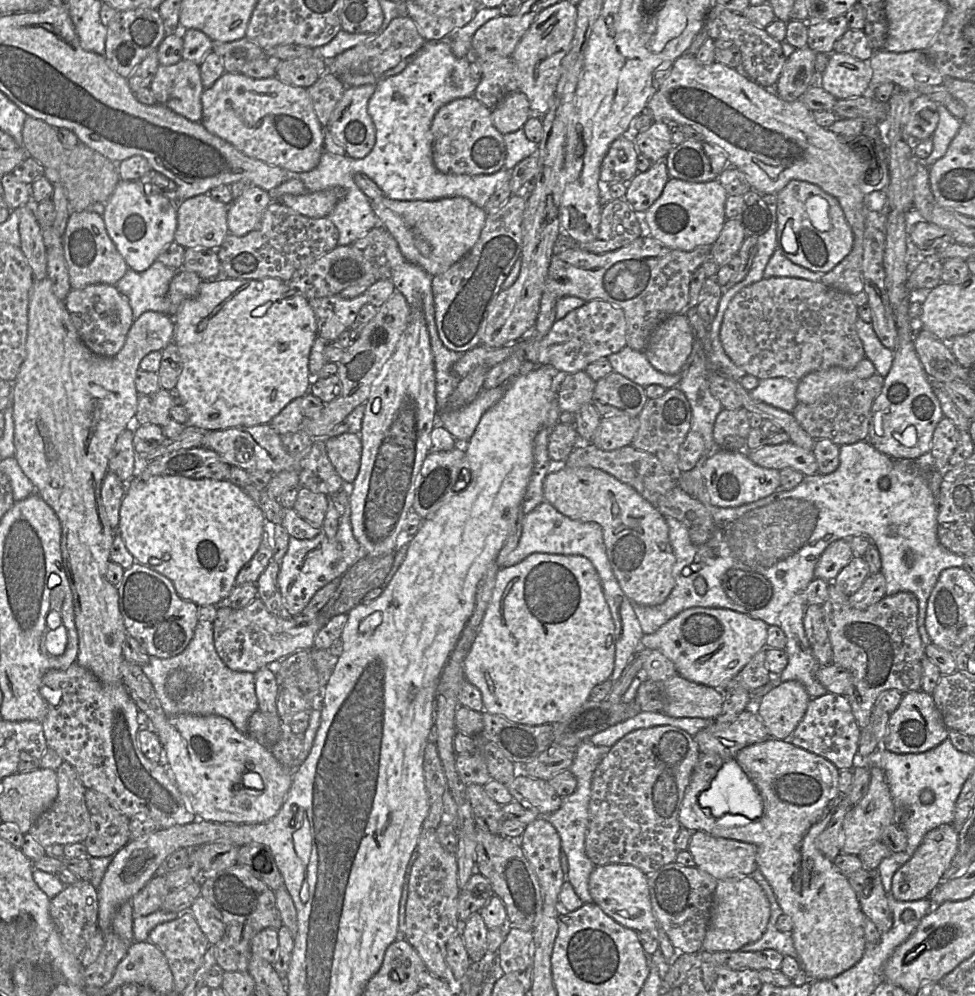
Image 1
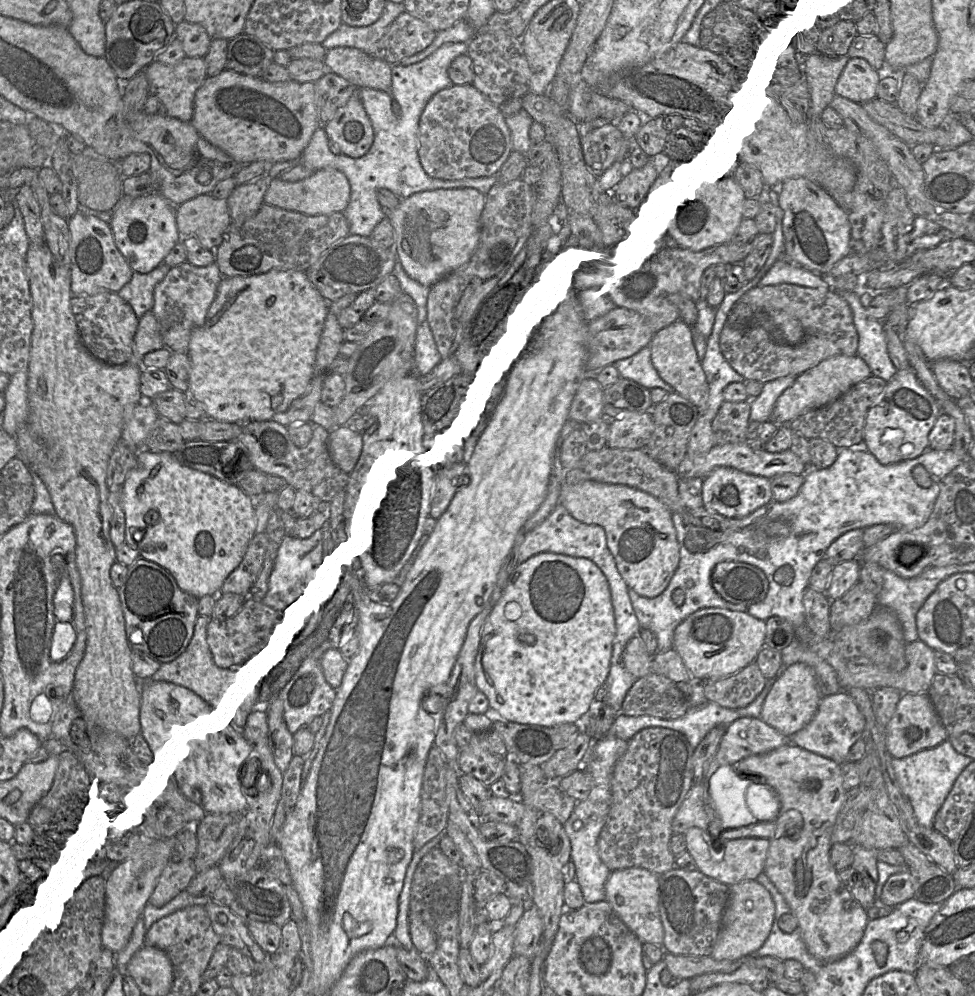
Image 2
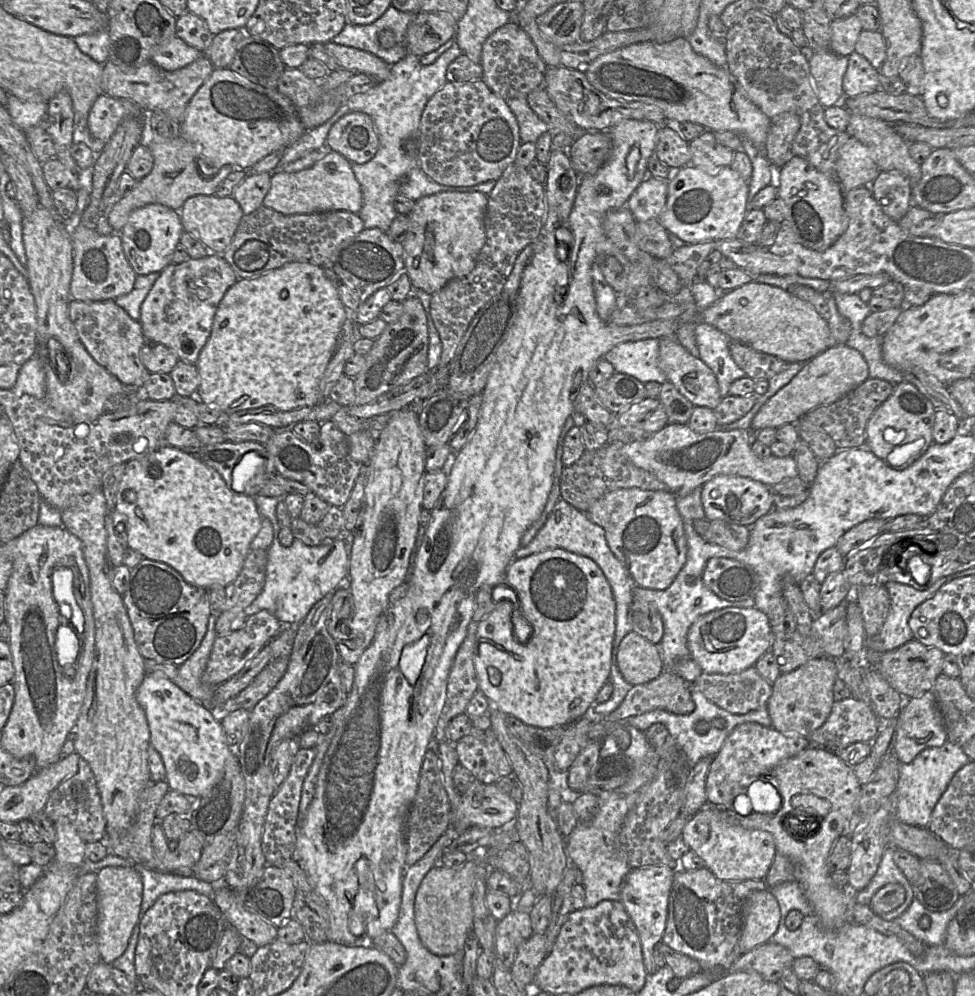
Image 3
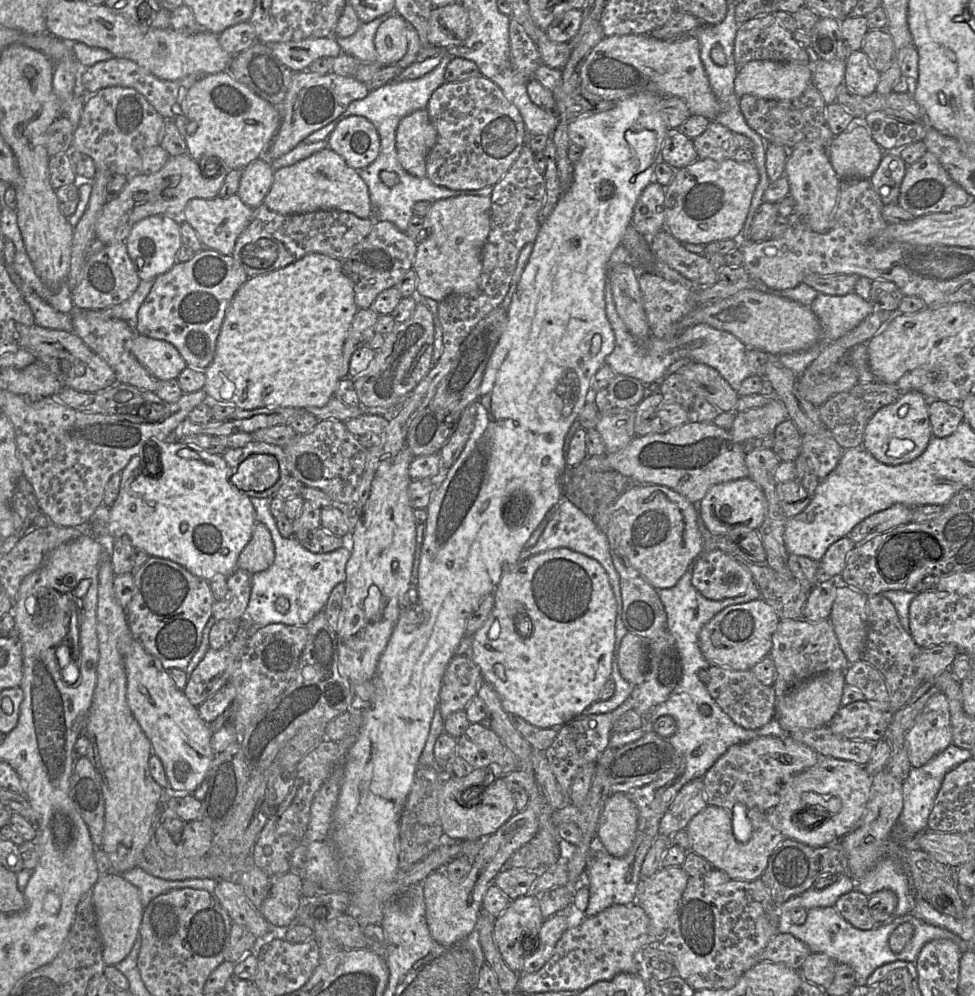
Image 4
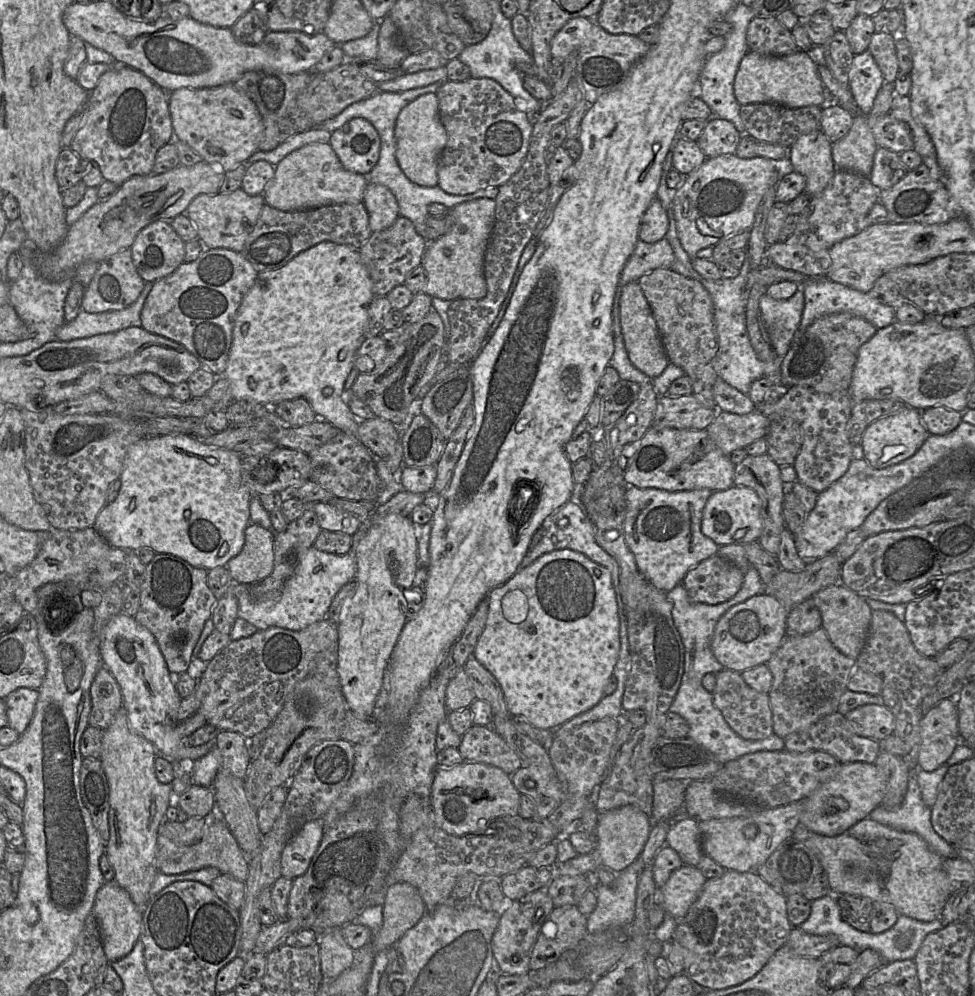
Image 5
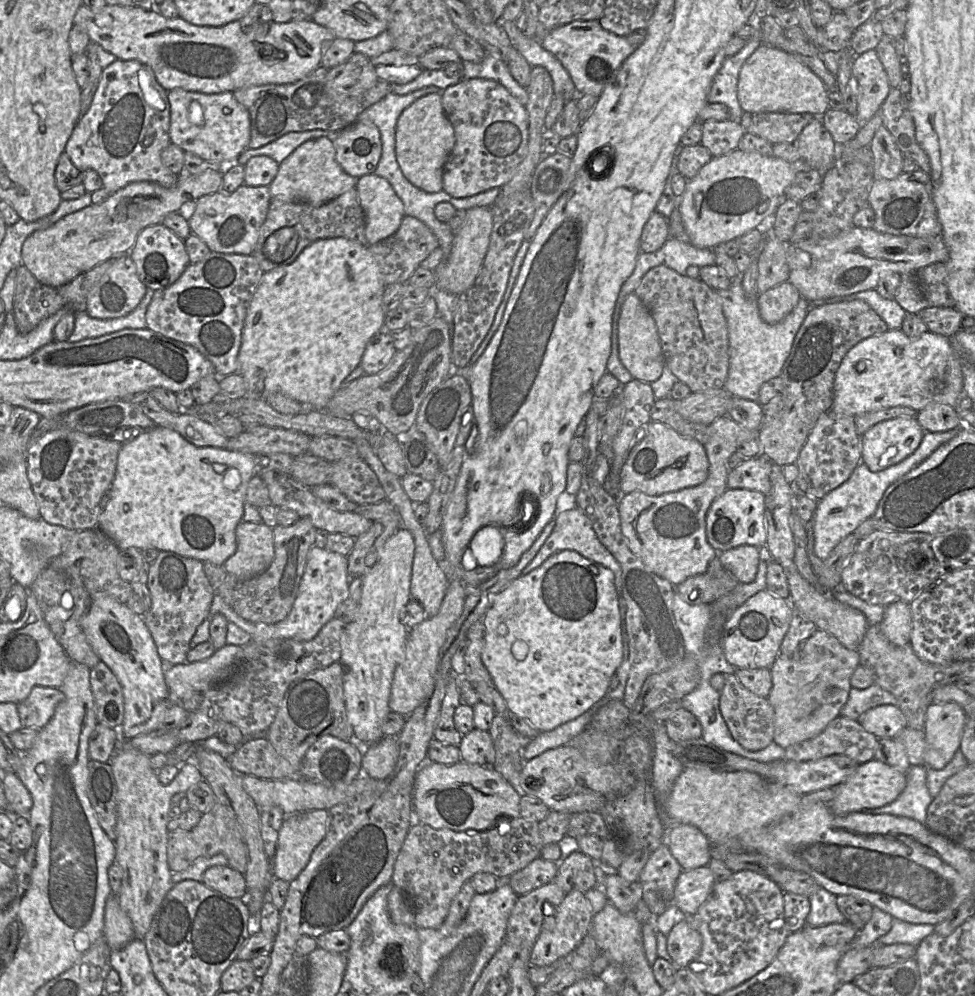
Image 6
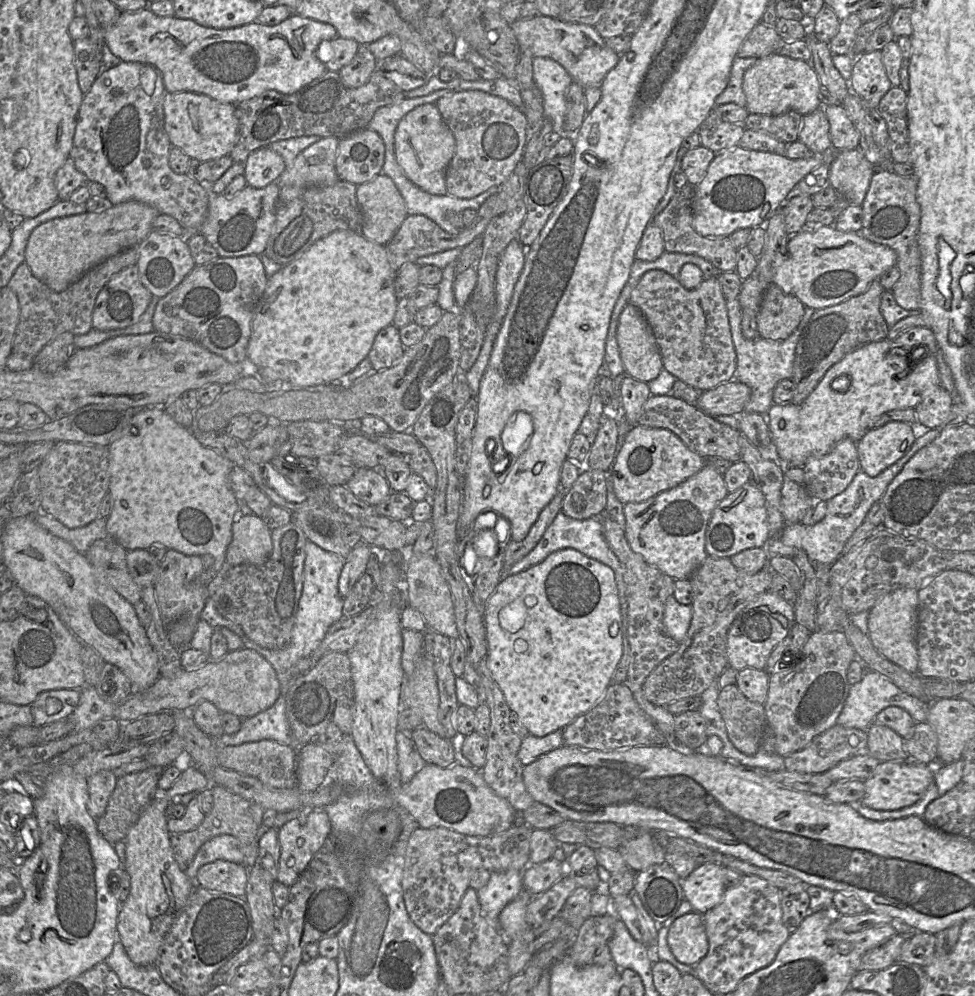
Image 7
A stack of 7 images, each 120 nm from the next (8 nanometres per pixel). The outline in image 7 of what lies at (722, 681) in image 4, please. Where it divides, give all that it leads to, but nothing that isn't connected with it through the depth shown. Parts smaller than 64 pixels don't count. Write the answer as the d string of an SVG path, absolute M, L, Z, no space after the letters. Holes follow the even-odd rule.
M732 684L720 689L718 709L733 745L746 755L755 754L767 727L764 704L750 701Z

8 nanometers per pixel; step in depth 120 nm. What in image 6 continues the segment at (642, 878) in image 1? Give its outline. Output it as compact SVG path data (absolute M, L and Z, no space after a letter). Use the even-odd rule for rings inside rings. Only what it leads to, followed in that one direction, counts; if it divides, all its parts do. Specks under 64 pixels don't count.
M706 866L682 870L675 886L674 905L686 915L693 915L709 896L715 877Z

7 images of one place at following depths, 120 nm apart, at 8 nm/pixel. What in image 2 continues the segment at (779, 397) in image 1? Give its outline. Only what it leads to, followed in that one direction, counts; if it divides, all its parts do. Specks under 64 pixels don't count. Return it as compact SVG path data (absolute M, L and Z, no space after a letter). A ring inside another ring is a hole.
M788 375L764 383L761 393L755 398L749 398L750 422L763 423L770 420L777 399L794 383L796 378L797 376Z

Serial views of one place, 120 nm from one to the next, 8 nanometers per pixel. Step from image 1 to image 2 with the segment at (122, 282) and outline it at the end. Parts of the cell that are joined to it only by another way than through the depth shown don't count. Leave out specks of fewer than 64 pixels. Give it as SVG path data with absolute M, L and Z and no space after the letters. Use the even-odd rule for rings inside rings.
M162 263L147 274L134 272L131 280L117 292L132 307L138 319L152 310L154 288L170 268Z

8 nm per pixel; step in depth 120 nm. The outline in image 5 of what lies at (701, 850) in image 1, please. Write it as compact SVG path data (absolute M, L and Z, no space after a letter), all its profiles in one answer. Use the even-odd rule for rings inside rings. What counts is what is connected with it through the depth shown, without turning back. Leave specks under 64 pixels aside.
M803 800L776 808L759 809L748 817L699 821L703 853L726 870L741 873L755 871L782 843L793 837L794 830L800 821L802 809ZM748 825L754 825L757 828L757 834L752 839L747 839L744 835L744 829Z

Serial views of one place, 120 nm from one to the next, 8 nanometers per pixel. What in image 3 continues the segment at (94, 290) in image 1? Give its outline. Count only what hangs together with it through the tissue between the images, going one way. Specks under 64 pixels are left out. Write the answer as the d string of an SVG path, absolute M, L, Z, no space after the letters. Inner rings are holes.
M71 299L68 313L81 343L99 365L127 386L144 385L150 372L140 359L140 350L147 341L140 322L133 320L114 300L78 301Z

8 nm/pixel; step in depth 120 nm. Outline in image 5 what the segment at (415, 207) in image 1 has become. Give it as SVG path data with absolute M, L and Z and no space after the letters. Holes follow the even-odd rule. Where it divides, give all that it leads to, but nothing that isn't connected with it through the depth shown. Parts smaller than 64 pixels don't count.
M478 198L463 202L451 210L453 226L443 236L428 242L422 259L426 271L423 292L446 301L482 299L487 293L484 257L495 224L495 200Z

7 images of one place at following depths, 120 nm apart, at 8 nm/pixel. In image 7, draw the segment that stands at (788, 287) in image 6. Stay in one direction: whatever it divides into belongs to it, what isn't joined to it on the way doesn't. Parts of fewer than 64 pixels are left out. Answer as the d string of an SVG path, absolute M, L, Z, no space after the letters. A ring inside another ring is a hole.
M770 285L757 313L760 337L770 340L788 338L800 324L804 313L805 305L796 296L785 293L777 285Z

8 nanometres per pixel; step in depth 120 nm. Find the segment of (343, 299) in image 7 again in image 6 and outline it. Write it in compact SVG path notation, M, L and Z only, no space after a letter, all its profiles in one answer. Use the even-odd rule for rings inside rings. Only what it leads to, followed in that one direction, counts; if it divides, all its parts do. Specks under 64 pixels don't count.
M343 237L319 239L306 246L296 259L283 267L264 272L261 281L249 302L242 331L242 342L238 354L238 371L246 384L247 396L265 396L271 392L280 392L306 406L318 411L325 411L341 383L361 363L368 341L375 334L386 331L384 323L386 315L382 309L382 298L386 285L380 269L368 247Z

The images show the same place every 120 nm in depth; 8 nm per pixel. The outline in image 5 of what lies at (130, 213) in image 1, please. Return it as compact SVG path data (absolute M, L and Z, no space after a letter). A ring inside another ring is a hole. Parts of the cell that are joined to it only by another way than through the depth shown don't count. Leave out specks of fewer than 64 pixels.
M156 220L137 234L131 254L139 276L155 282L174 272L185 258L185 242L170 221Z

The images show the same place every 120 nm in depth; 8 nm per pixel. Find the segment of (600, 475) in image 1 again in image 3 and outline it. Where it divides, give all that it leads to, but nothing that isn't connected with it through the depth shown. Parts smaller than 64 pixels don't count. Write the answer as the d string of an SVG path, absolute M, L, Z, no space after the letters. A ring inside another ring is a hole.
M625 488L607 493L586 512L605 531L609 548L635 586L665 590L686 562L687 540L676 502L676 496L669 491Z

